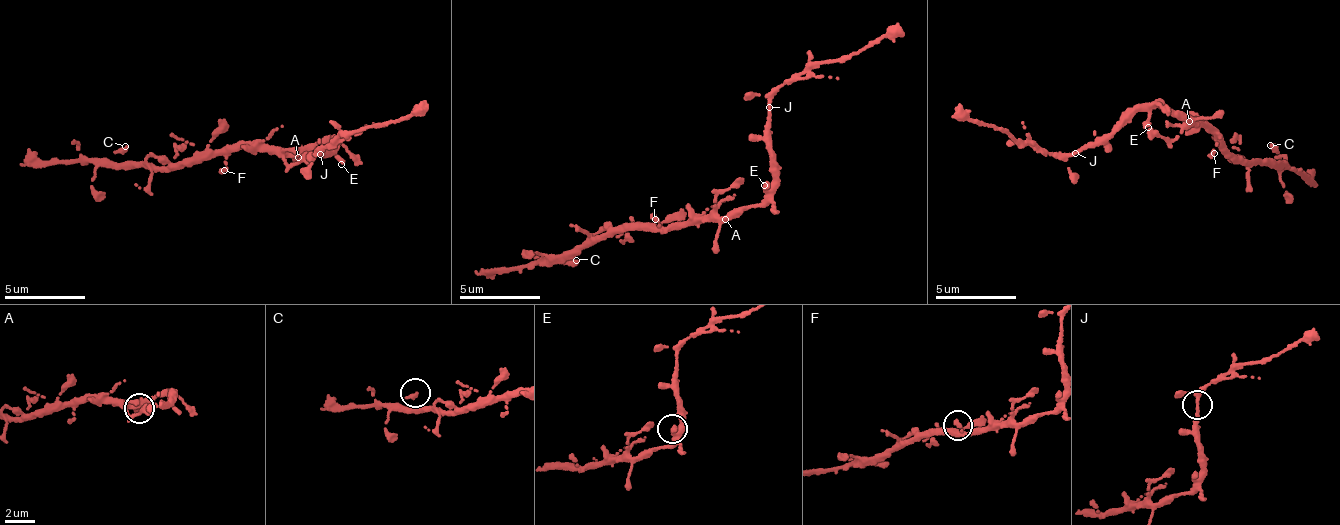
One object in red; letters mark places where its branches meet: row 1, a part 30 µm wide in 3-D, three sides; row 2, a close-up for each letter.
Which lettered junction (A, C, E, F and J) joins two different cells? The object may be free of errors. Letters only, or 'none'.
none

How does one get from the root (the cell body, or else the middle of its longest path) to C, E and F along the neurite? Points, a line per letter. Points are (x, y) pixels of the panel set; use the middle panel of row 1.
C: (729, 218), (608, 232), (586, 240), (583, 248), (565, 251), (560, 261), (576, 260)
E: (729, 218), (740, 215), (741, 210), (763, 201), (766, 190), (764, 185)
F: (729, 218), (668, 229), (658, 226), (655, 219)

